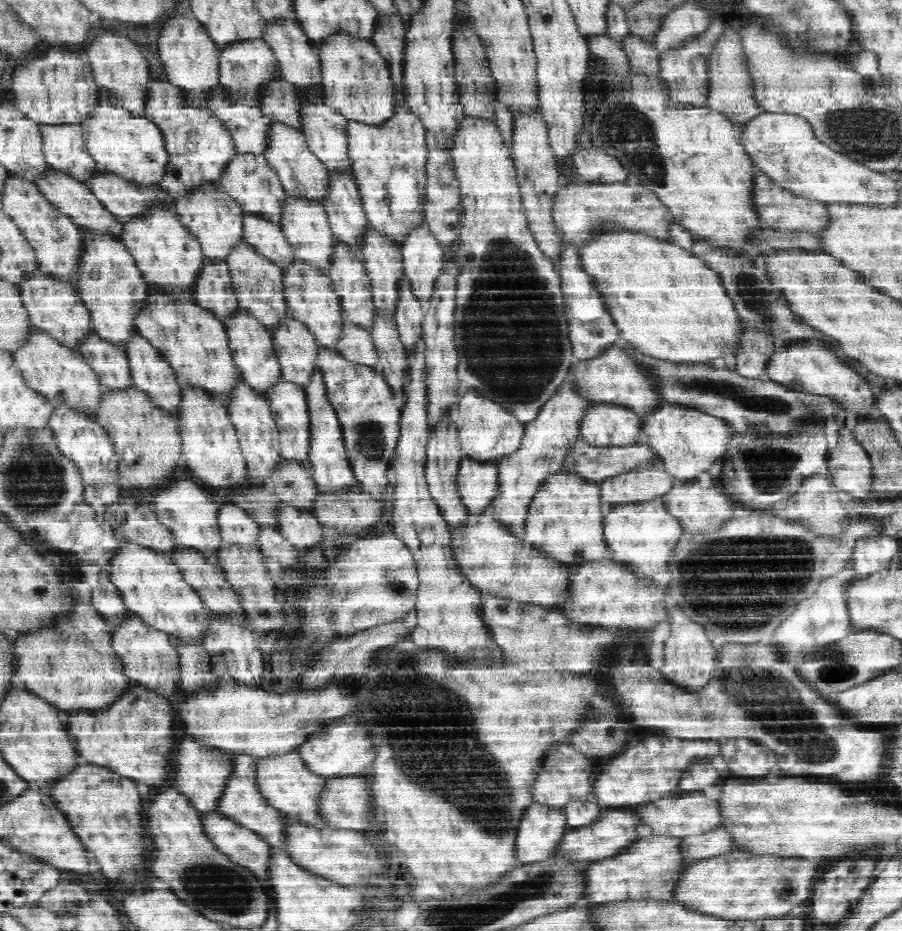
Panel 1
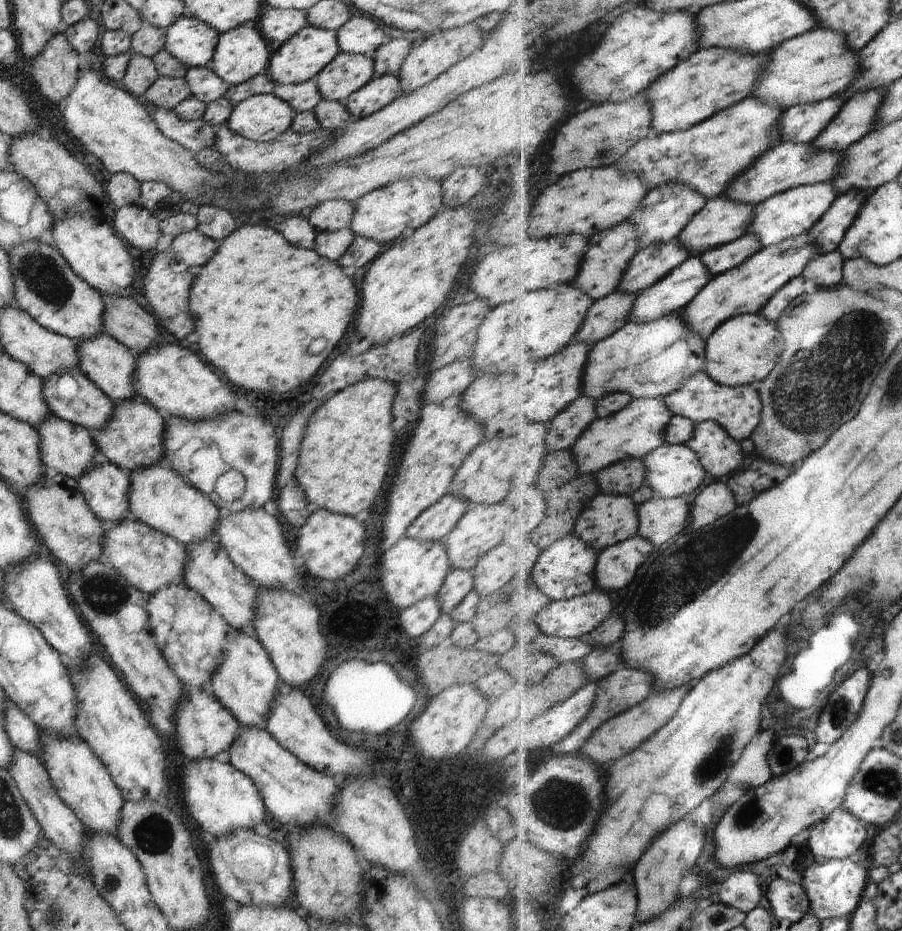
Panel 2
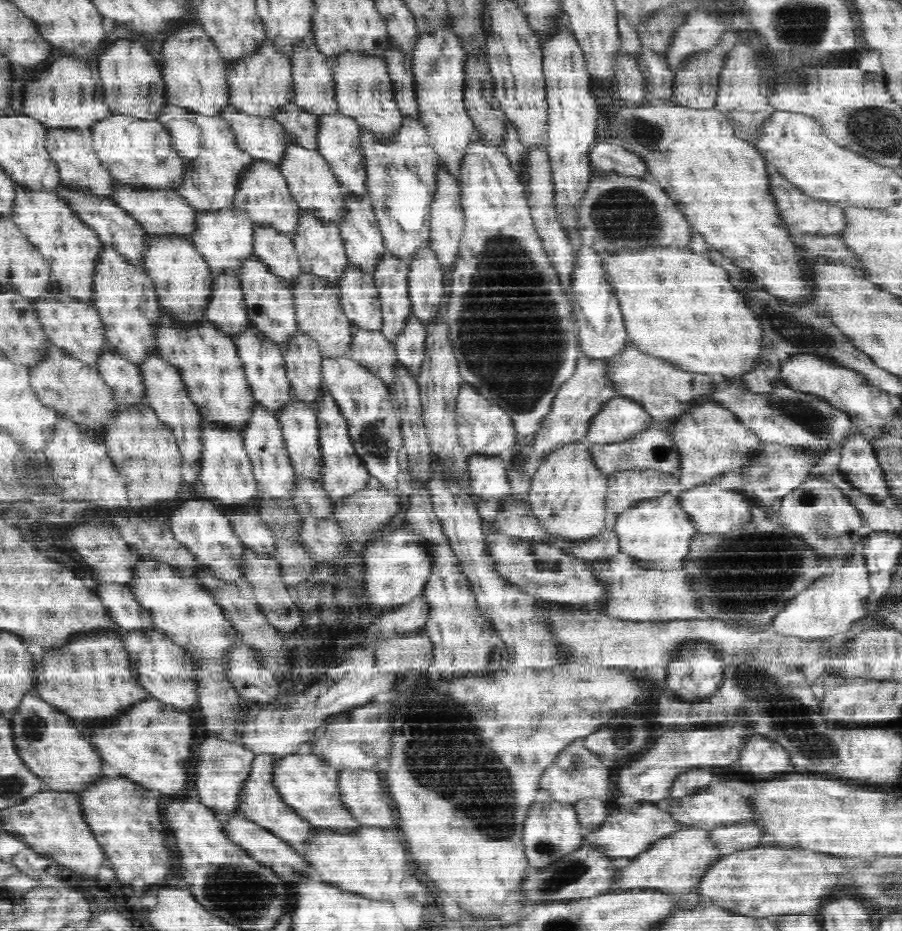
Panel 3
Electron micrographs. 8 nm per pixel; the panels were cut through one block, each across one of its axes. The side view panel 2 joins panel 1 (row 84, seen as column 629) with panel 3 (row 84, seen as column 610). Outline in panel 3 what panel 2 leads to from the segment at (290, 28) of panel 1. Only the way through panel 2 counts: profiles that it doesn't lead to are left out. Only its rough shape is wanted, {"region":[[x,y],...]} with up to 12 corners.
{"region":[[315,44],[291,56],[295,104],[340,114],[331,59]]}

